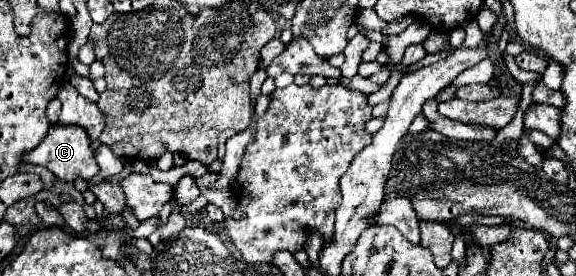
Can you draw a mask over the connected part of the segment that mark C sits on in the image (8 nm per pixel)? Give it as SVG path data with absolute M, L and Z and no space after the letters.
M55 124L51 126L49 134L43 138L43 142L29 150L25 156L23 156L25 162L29 164L39 164L39 166L45 166L47 170L51 170L57 178L61 180L67 180L67 182L73 182L77 178L83 178L83 180L91 180L93 176L97 176L99 172L99 164L95 160L95 148L93 148L93 142L89 140L87 132L83 128L77 128L77 126L61 126L61 124Z

